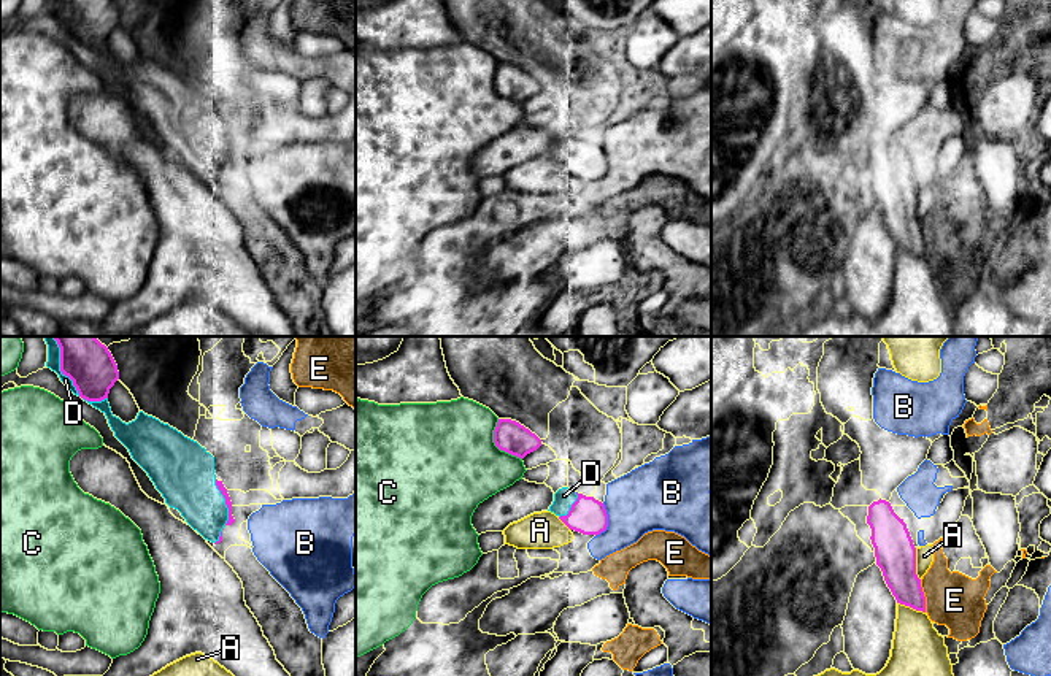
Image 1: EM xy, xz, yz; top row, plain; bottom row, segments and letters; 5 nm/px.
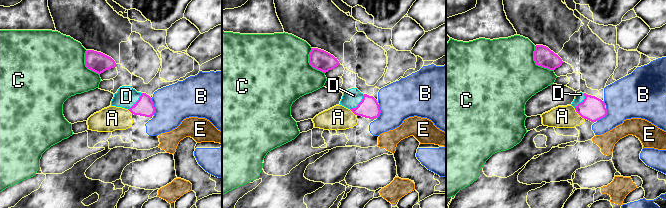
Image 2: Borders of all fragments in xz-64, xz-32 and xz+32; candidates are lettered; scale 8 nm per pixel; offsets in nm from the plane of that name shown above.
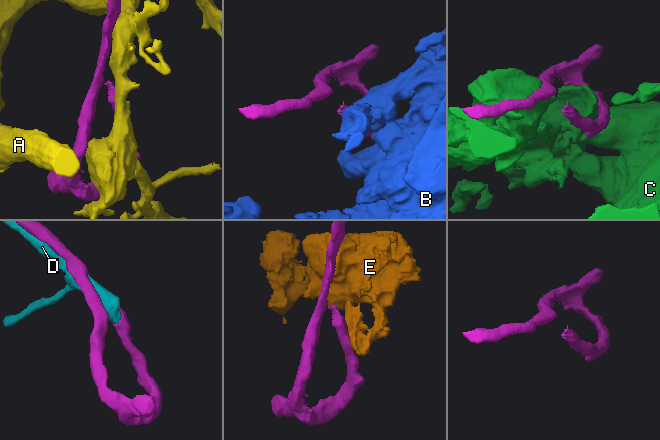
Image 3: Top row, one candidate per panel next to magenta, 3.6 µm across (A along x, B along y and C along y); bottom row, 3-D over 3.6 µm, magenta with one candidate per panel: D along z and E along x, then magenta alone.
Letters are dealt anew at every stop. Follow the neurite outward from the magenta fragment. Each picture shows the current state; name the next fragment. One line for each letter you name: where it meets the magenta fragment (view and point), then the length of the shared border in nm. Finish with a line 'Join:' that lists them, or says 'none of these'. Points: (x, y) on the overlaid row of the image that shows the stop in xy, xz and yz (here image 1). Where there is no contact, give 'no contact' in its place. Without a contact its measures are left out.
D: meets magenta in xy at (61, 367); contact 340 nm long
Join: D

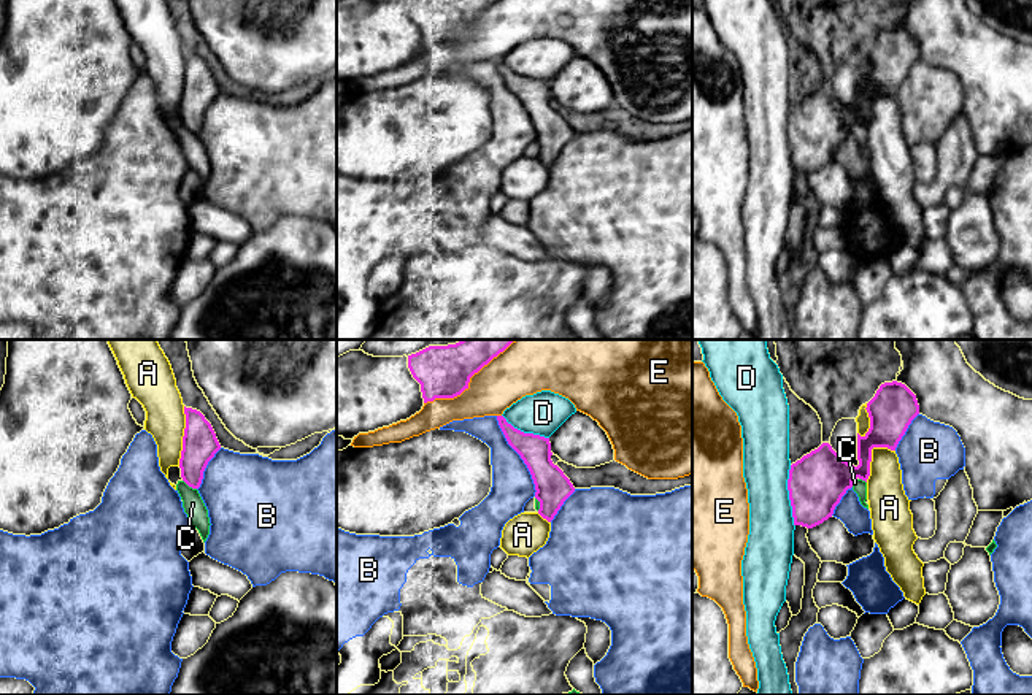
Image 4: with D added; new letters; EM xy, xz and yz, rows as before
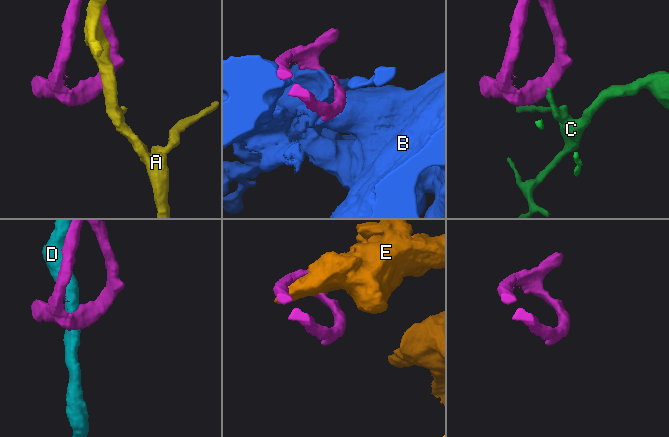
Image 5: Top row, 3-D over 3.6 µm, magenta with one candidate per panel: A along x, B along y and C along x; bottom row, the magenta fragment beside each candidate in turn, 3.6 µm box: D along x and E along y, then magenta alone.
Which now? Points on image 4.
Join: none of these

